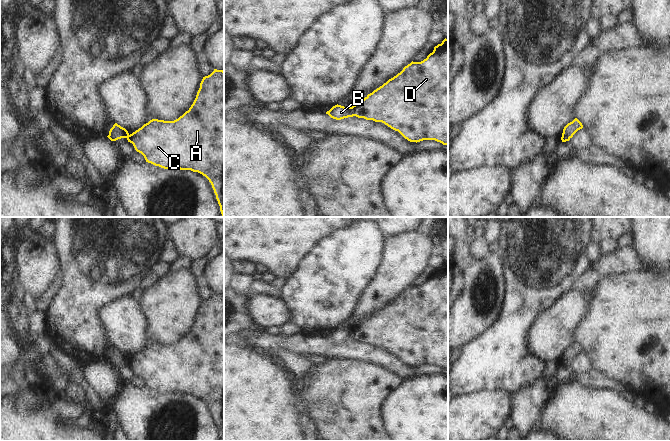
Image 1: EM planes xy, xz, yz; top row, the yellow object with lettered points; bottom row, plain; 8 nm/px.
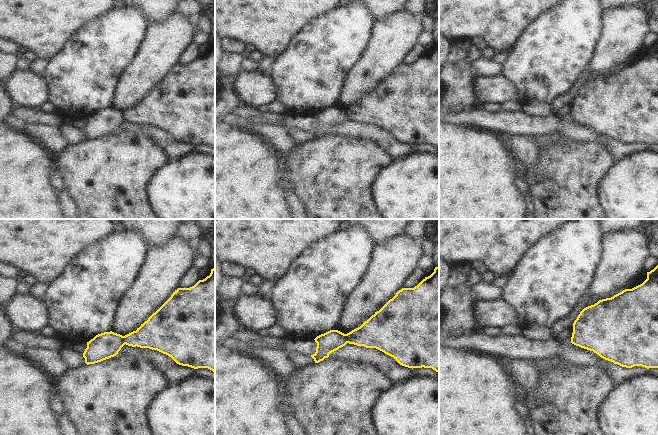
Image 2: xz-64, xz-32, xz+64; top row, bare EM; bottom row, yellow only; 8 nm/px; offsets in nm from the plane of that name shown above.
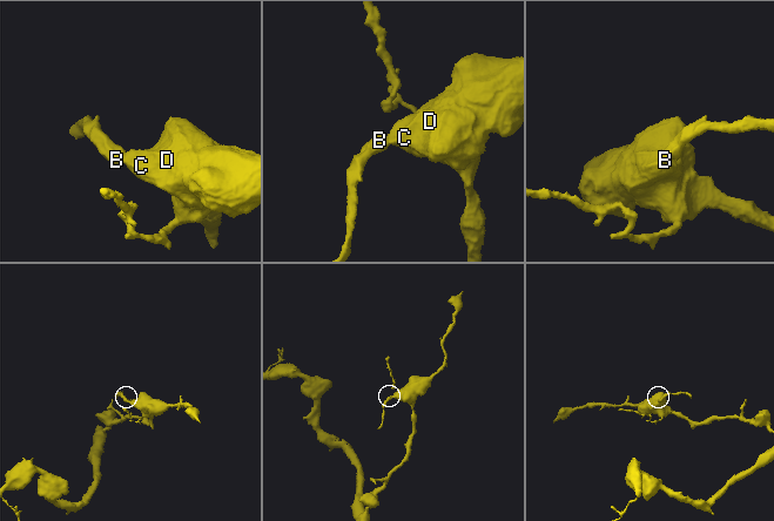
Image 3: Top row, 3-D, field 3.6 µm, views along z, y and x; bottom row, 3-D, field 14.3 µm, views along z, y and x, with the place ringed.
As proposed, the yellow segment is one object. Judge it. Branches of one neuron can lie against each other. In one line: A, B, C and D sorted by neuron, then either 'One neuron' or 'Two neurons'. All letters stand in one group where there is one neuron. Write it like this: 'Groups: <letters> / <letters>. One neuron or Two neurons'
Groups: A C D / B. Two neurons

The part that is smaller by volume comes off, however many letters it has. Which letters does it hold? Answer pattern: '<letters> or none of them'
B

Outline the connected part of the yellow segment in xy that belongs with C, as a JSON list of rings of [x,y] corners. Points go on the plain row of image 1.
[[[214,295],[203,301],[196,322],[182,340],[174,345],[152,343],[127,362],[146,386],[164,393],[191,394],[205,400],[212,409],[220,435],[224,441],[224,295]]]

